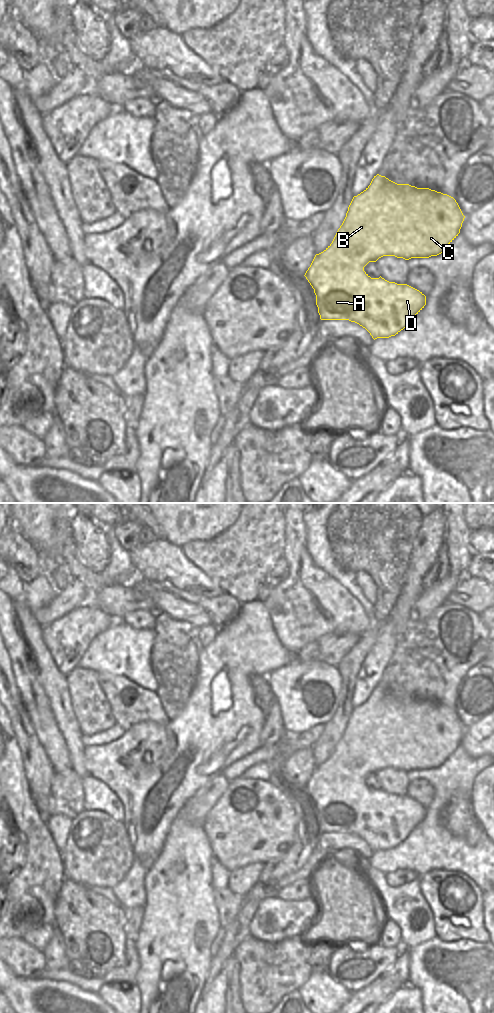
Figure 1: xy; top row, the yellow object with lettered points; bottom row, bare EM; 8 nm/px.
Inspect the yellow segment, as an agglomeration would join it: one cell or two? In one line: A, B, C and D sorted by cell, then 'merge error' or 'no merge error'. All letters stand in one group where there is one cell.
groups A B C D; no merge error

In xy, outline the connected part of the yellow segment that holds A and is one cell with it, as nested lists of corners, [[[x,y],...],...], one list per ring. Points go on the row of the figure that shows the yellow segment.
[[[379,174],[374,176],[370,185],[353,197],[332,243],[323,252],[315,255],[304,275],[314,289],[320,319],[355,322],[365,328],[374,340],[398,334],[424,308],[426,296],[407,284],[389,282],[381,276],[371,278],[364,271],[364,267],[383,256],[395,256],[405,260],[437,256],[458,236],[464,218],[456,200],[447,194],[409,184],[397,184]]]

